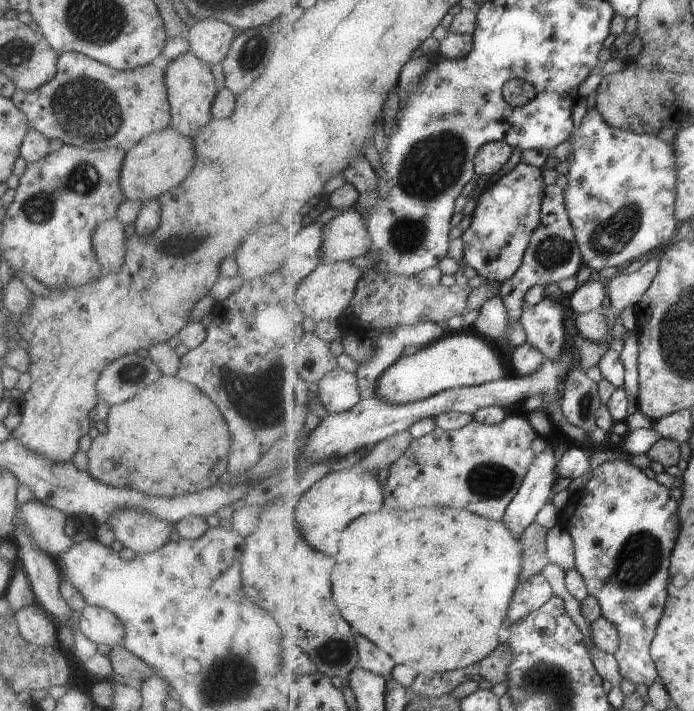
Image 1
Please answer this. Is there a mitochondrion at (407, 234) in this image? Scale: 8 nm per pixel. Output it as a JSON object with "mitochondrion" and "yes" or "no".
{"mitochondrion":"yes"}

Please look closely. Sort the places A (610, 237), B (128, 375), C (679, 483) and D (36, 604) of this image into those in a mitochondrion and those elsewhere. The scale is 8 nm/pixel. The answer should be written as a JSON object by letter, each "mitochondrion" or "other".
{"A":"mitochondrion","B":"mitochondrion","C":"other","D":"other"}

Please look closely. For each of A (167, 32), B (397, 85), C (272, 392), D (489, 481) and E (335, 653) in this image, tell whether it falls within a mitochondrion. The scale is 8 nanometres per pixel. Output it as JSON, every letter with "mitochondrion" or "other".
{"A":"other","B":"other","C":"mitochondrion","D":"mitochondrion","E":"mitochondrion"}

